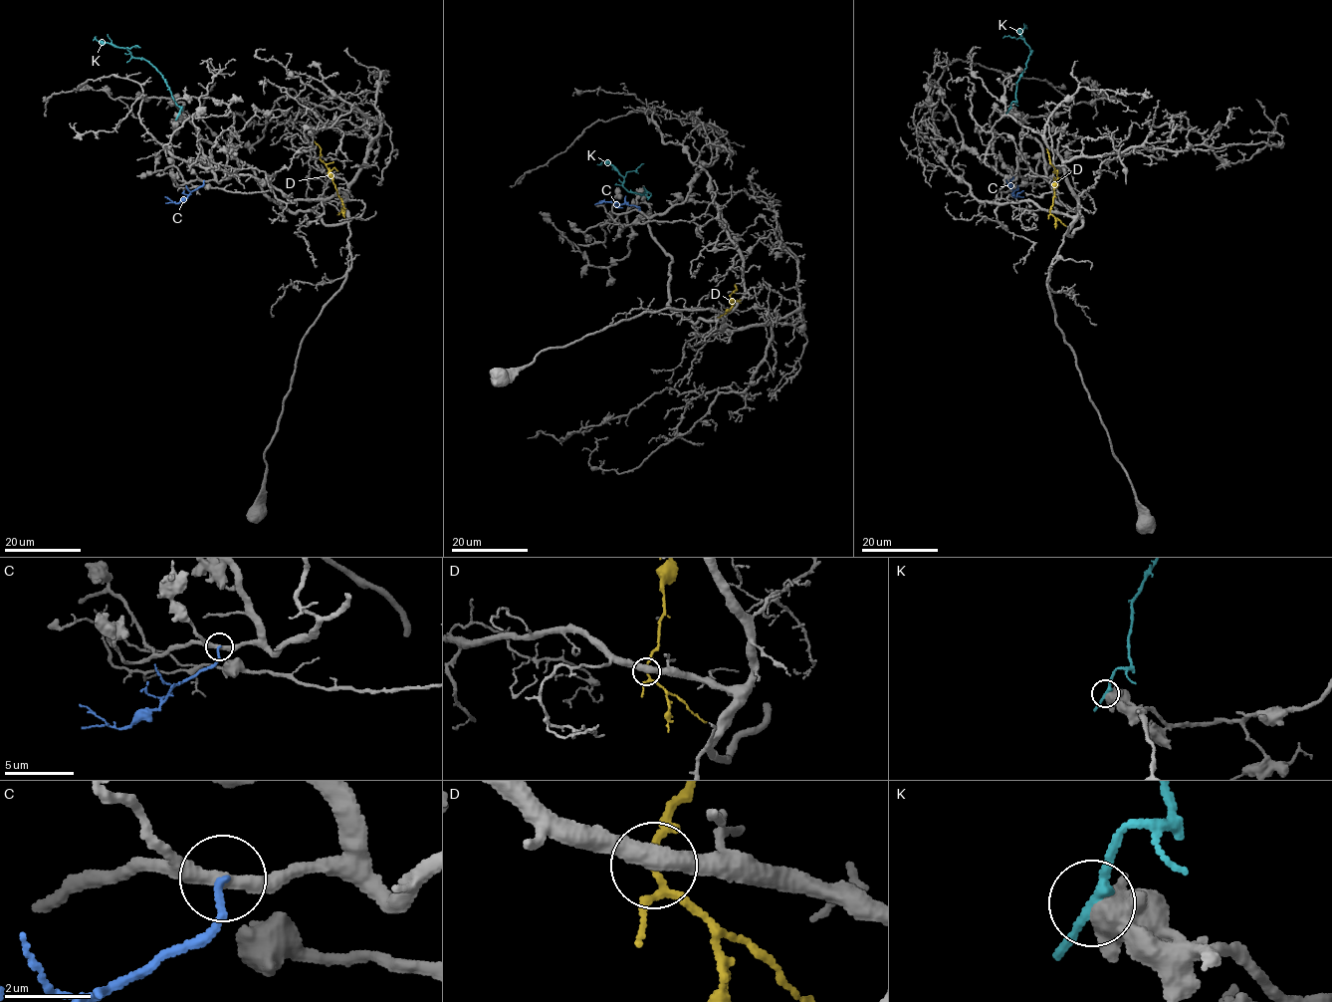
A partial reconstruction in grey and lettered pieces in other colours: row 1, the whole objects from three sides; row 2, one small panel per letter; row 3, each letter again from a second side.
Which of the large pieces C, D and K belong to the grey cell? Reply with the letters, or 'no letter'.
D

